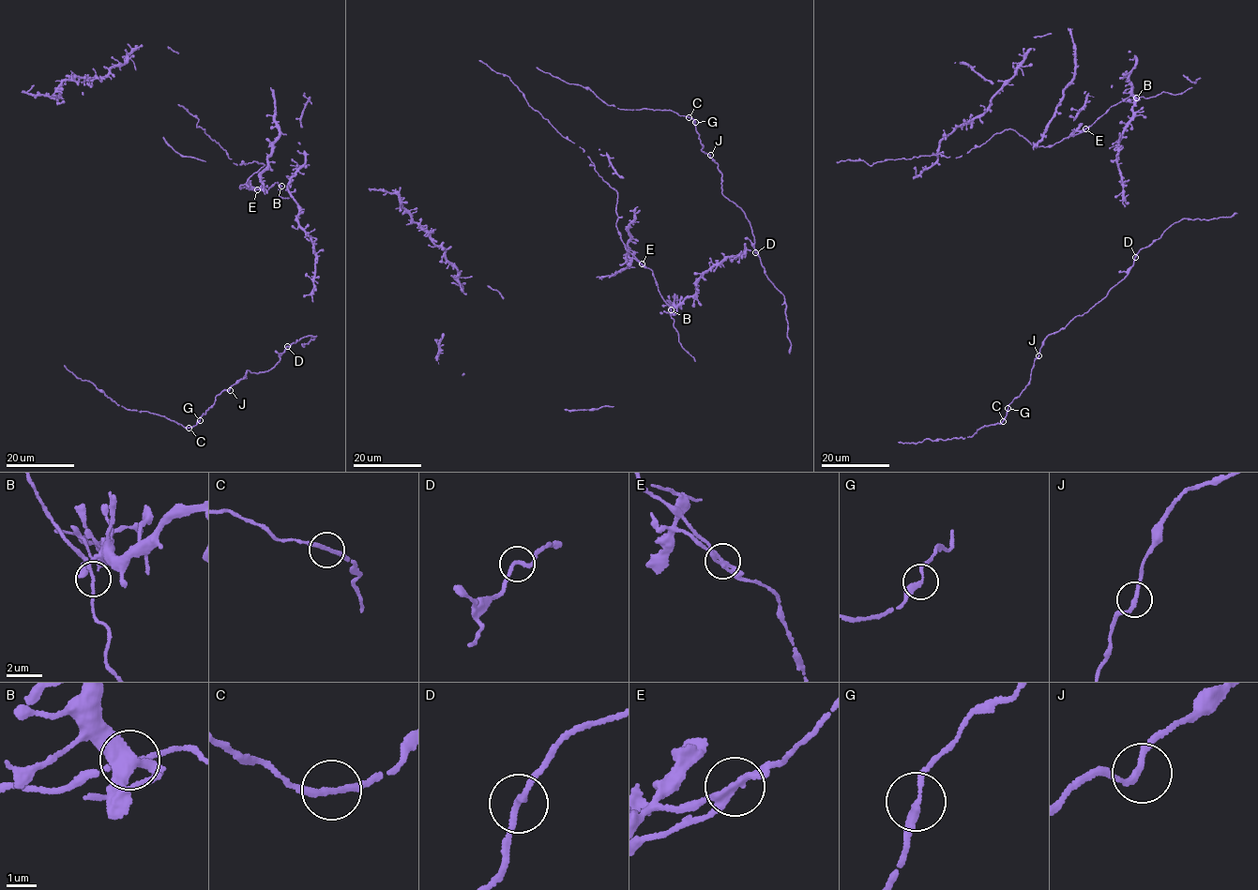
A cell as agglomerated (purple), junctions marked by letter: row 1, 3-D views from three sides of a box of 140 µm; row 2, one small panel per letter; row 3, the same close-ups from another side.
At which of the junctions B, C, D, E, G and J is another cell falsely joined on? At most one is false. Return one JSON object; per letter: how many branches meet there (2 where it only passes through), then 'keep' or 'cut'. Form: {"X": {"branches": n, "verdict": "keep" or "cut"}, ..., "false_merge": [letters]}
{"B": {"branches": 3, "verdict": "keep"}, "C": {"branches": 2, "verdict": "keep"}, "D": {"branches": 2, "verdict": "keep"}, "E": {"branches": 3, "verdict": "cut"}, "G": {"branches": 2, "verdict": "keep"}, "J": {"branches": 2, "verdict": "keep"}, "false_merge": ["E"]}

